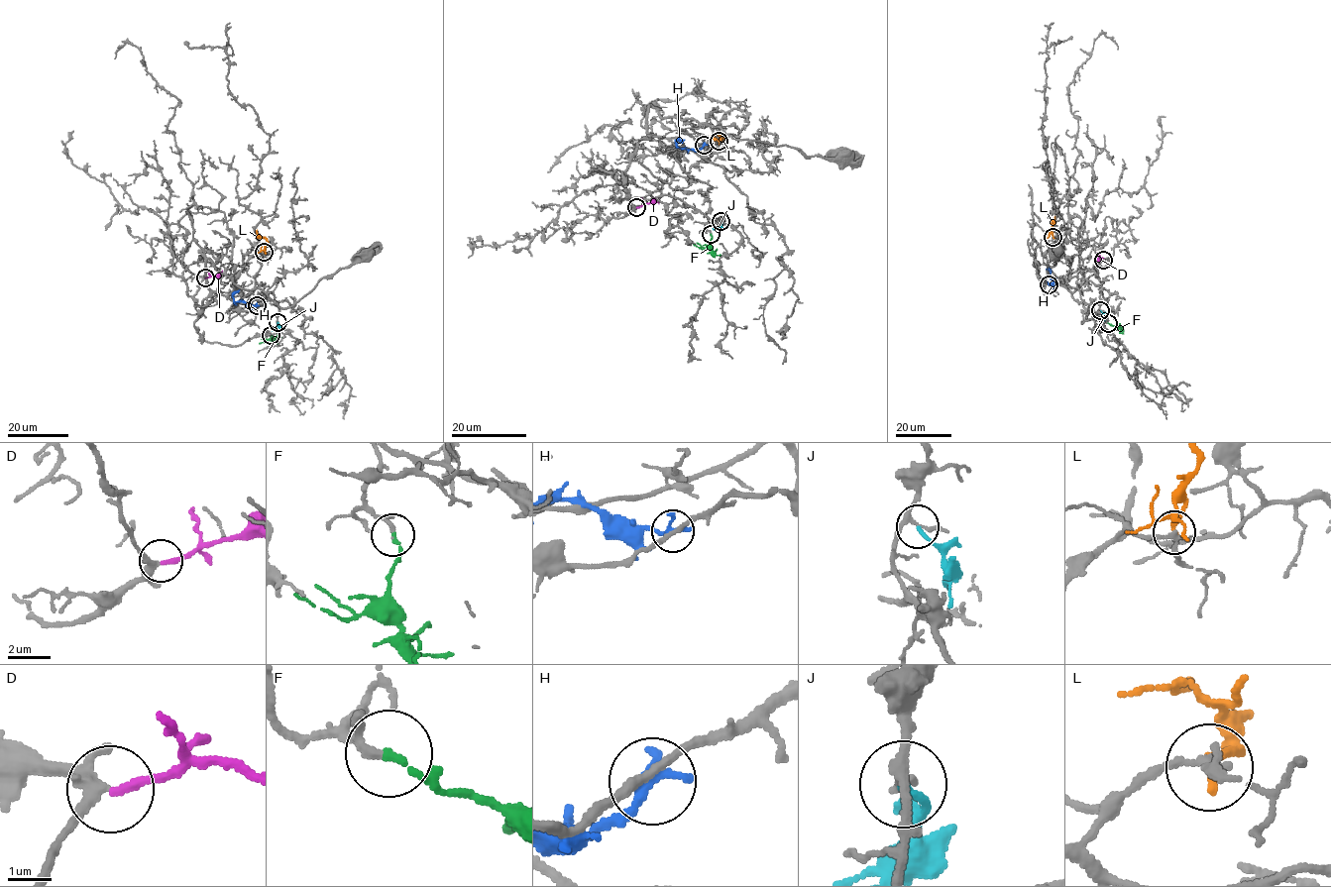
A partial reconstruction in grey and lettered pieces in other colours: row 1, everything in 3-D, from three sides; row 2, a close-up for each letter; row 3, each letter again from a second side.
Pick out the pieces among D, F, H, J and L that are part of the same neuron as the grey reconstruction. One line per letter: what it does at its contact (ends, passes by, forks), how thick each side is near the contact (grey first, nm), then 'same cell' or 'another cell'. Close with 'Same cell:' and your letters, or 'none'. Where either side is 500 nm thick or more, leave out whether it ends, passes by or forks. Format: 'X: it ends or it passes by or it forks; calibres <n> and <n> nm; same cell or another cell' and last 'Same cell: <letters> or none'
D: it ends; calibres 280 and 200 nm; same cell
F: it ends; calibres 160 and 160 nm; same cell
H: it ends; calibres 200 and 300 nm; another cell
J: it ends; calibres 190 and 160 nm; another cell
L: it ends; calibres 190 and 220 nm; another cell
Same cell: D, F

